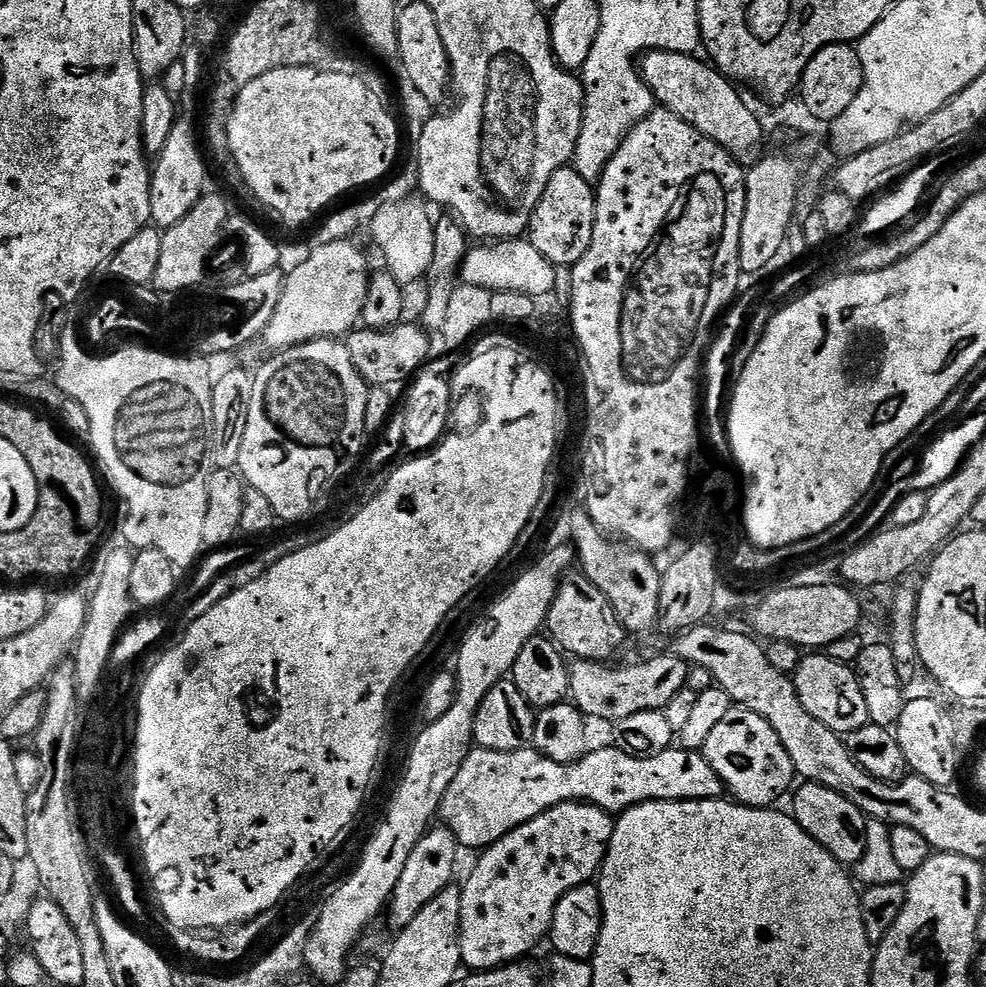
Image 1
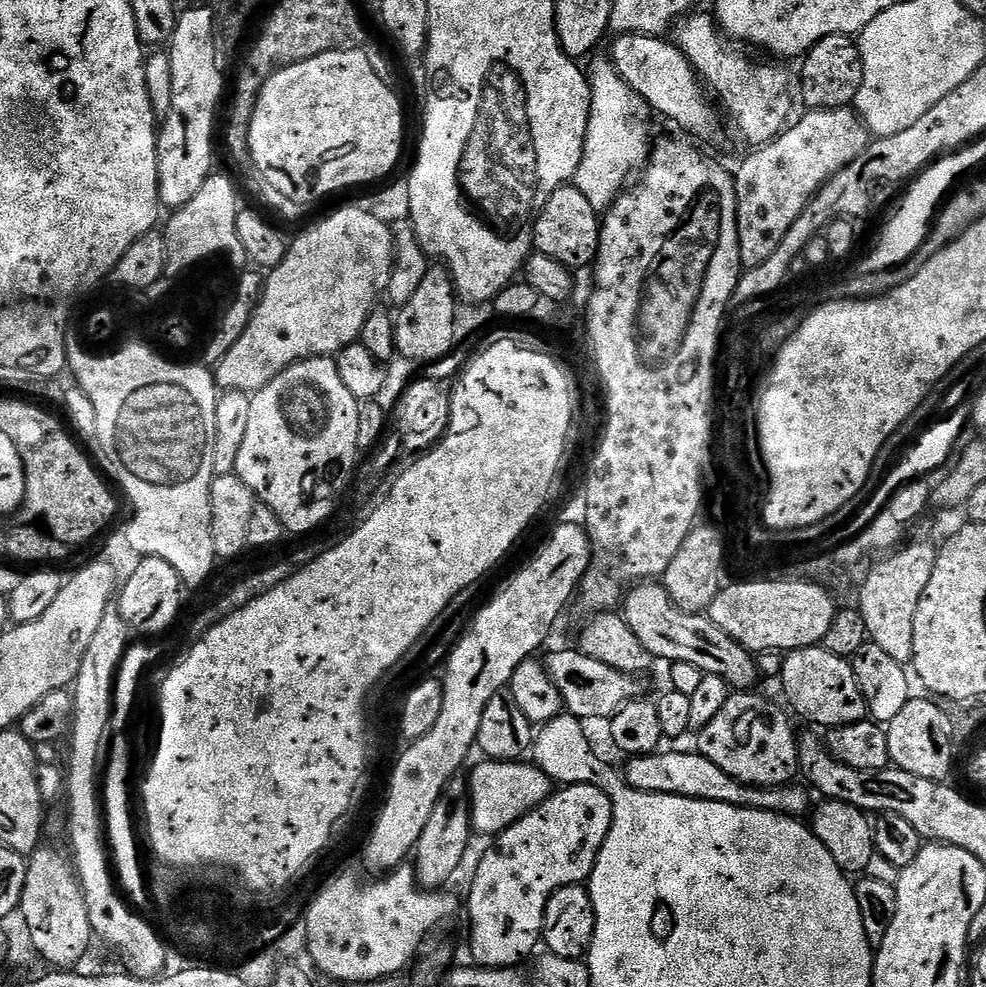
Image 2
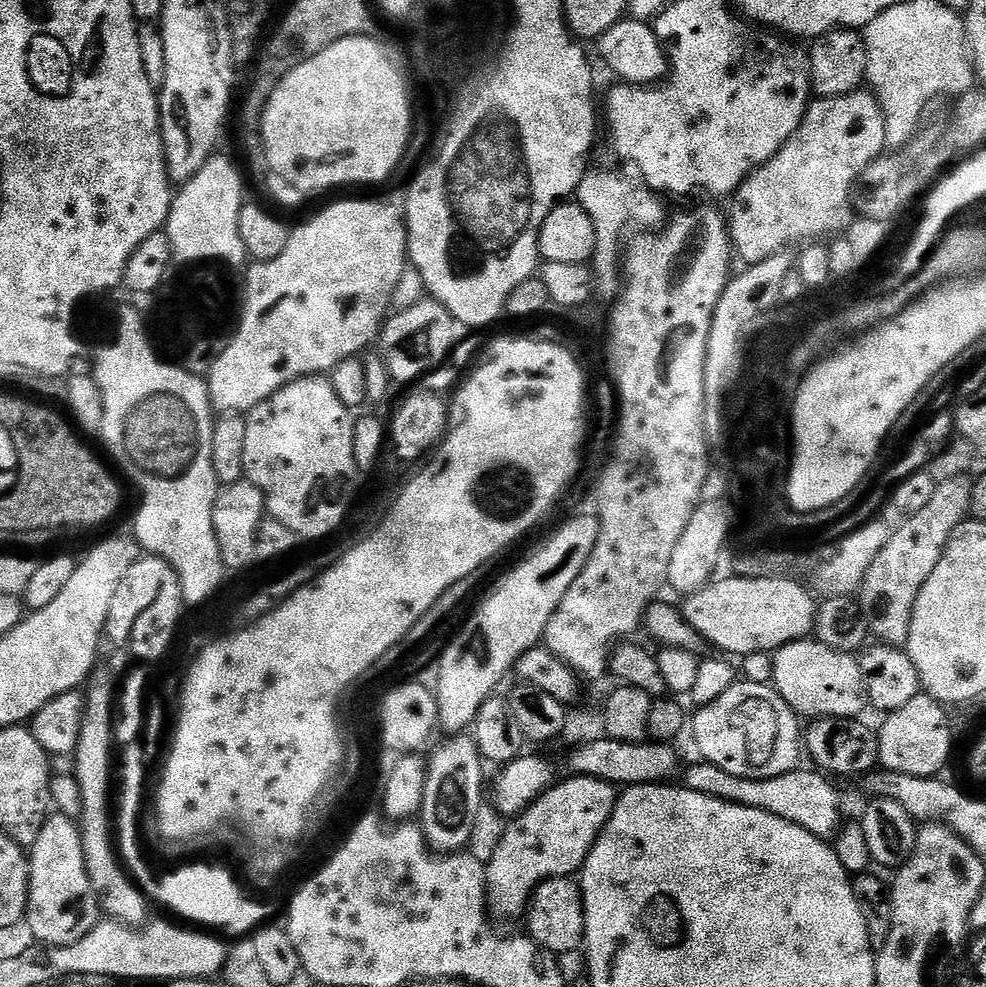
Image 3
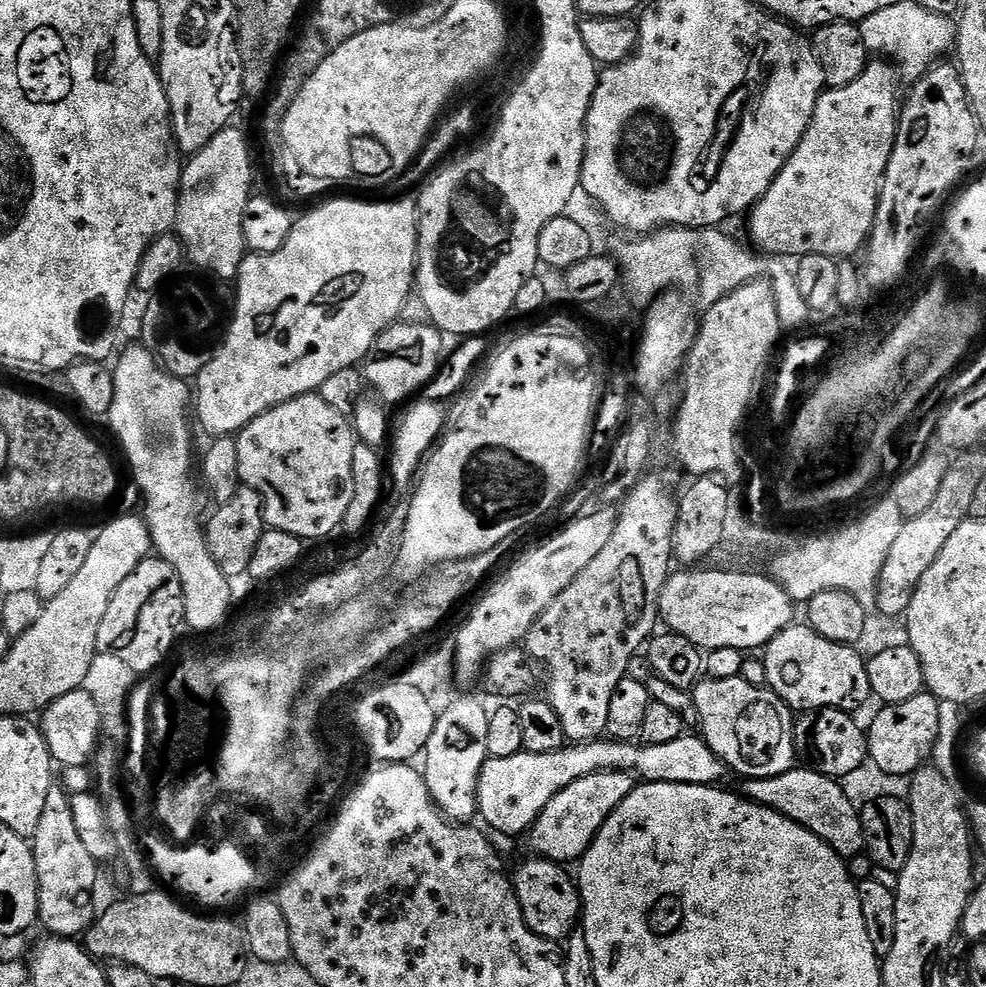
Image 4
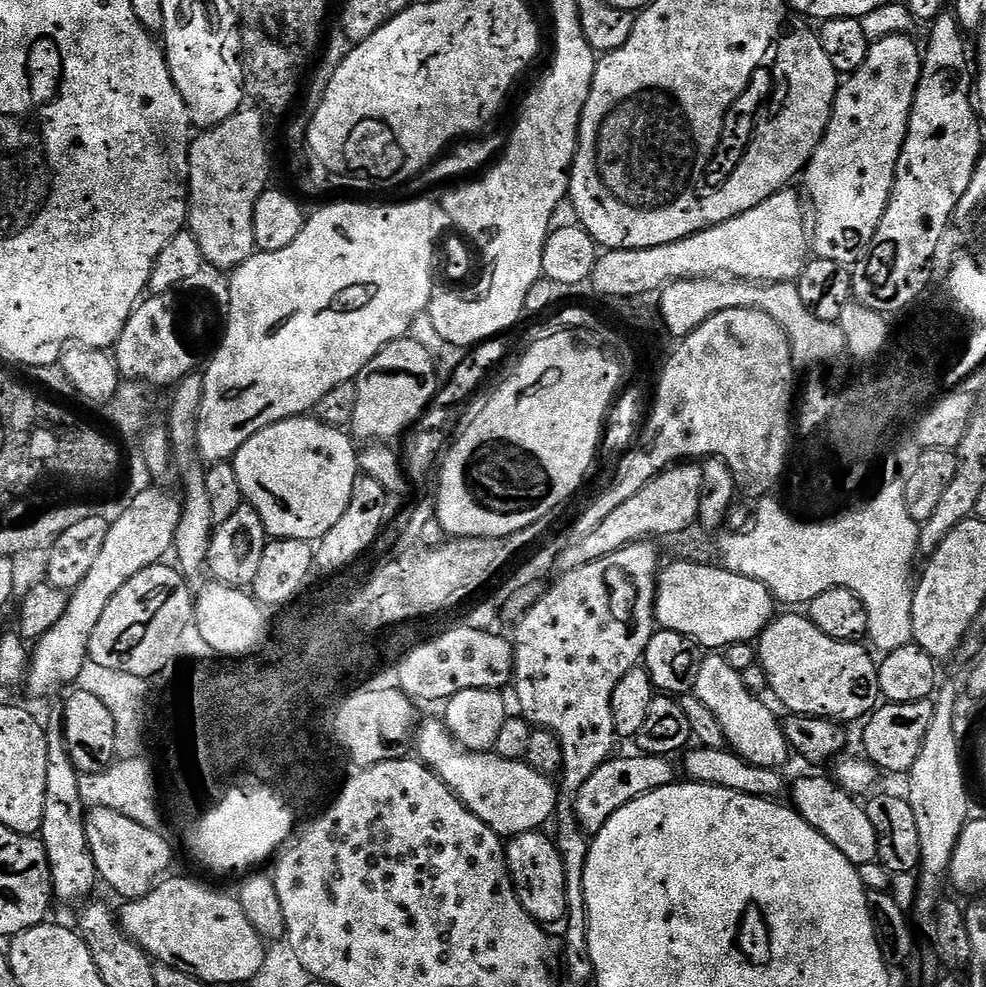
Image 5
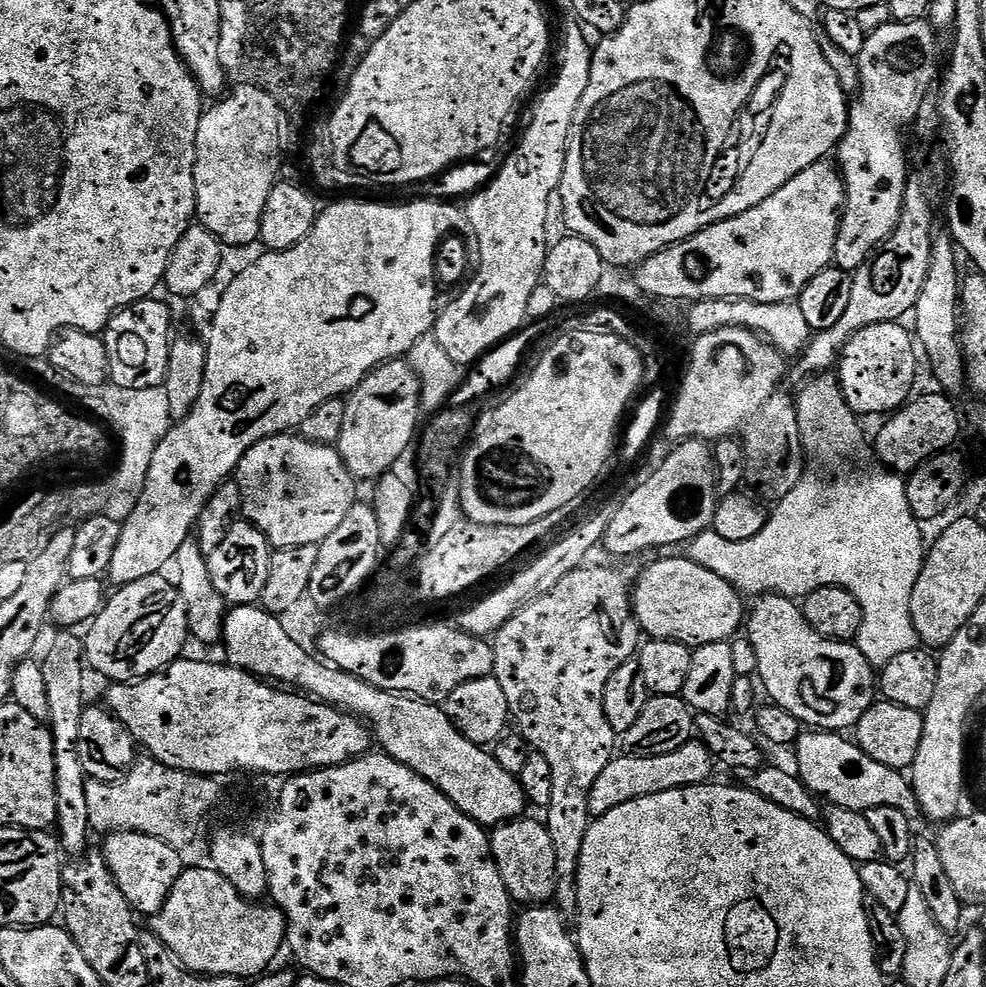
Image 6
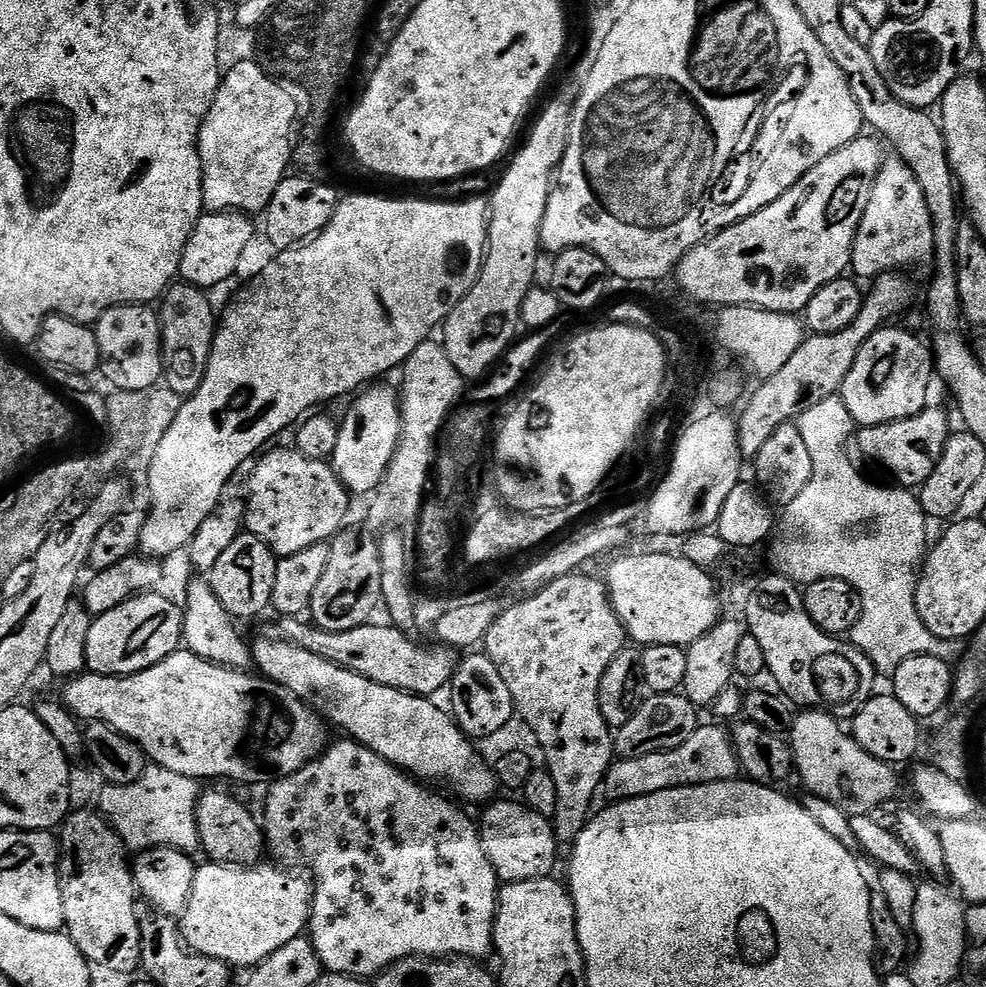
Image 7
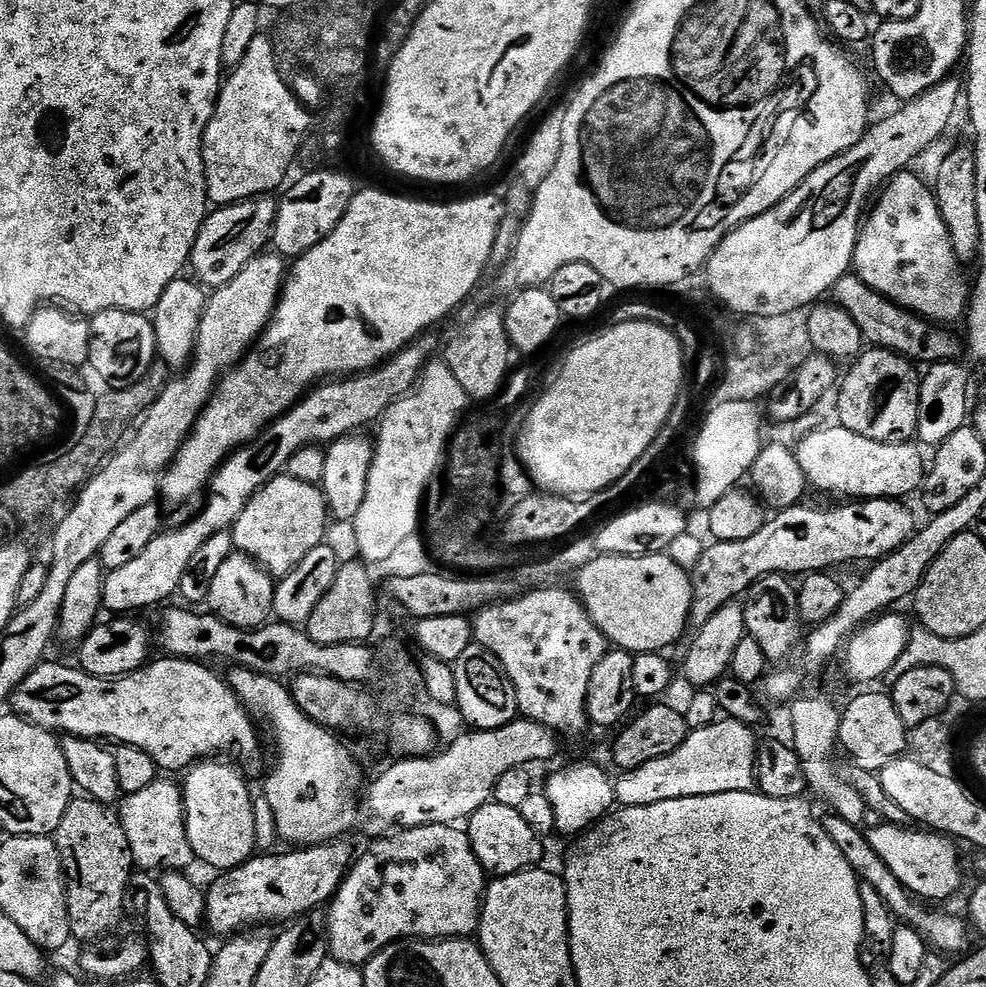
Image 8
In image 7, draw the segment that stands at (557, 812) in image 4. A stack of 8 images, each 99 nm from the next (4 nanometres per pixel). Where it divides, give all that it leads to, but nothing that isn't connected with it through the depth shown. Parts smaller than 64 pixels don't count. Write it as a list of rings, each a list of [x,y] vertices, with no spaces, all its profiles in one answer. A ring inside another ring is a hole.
[[[698,726],[682,746],[658,754],[646,754],[629,760],[617,759],[600,783],[605,801],[619,802],[649,796],[671,788],[691,788],[693,784],[716,784],[719,780],[734,780],[738,776],[738,761],[732,749],[732,738],[720,728]]]

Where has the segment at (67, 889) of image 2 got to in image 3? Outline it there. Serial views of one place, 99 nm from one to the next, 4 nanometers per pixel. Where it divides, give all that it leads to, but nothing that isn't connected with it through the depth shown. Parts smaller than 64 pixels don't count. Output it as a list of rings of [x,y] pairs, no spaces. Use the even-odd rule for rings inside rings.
[[[59,814],[49,815],[28,856],[28,910],[26,922],[41,945],[61,948],[86,938],[102,919],[102,909],[86,874],[80,825]]]

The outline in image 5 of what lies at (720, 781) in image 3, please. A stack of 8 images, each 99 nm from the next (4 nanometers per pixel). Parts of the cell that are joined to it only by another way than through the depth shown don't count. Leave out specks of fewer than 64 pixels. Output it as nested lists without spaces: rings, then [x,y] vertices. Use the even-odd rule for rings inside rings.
[[[814,776],[812,778],[800,778],[792,786],[790,786],[790,792],[792,788],[792,800],[791,805],[799,813],[805,822],[818,830],[820,834],[827,838],[829,842],[834,846],[839,853],[842,853],[844,857],[851,864],[856,867],[860,865],[866,865],[873,863],[876,860],[877,854],[877,839],[874,836],[874,826],[870,823],[870,818],[867,811],[863,808],[862,804],[853,795],[847,793],[842,787],[838,785],[833,779],[826,779],[820,776]]]

